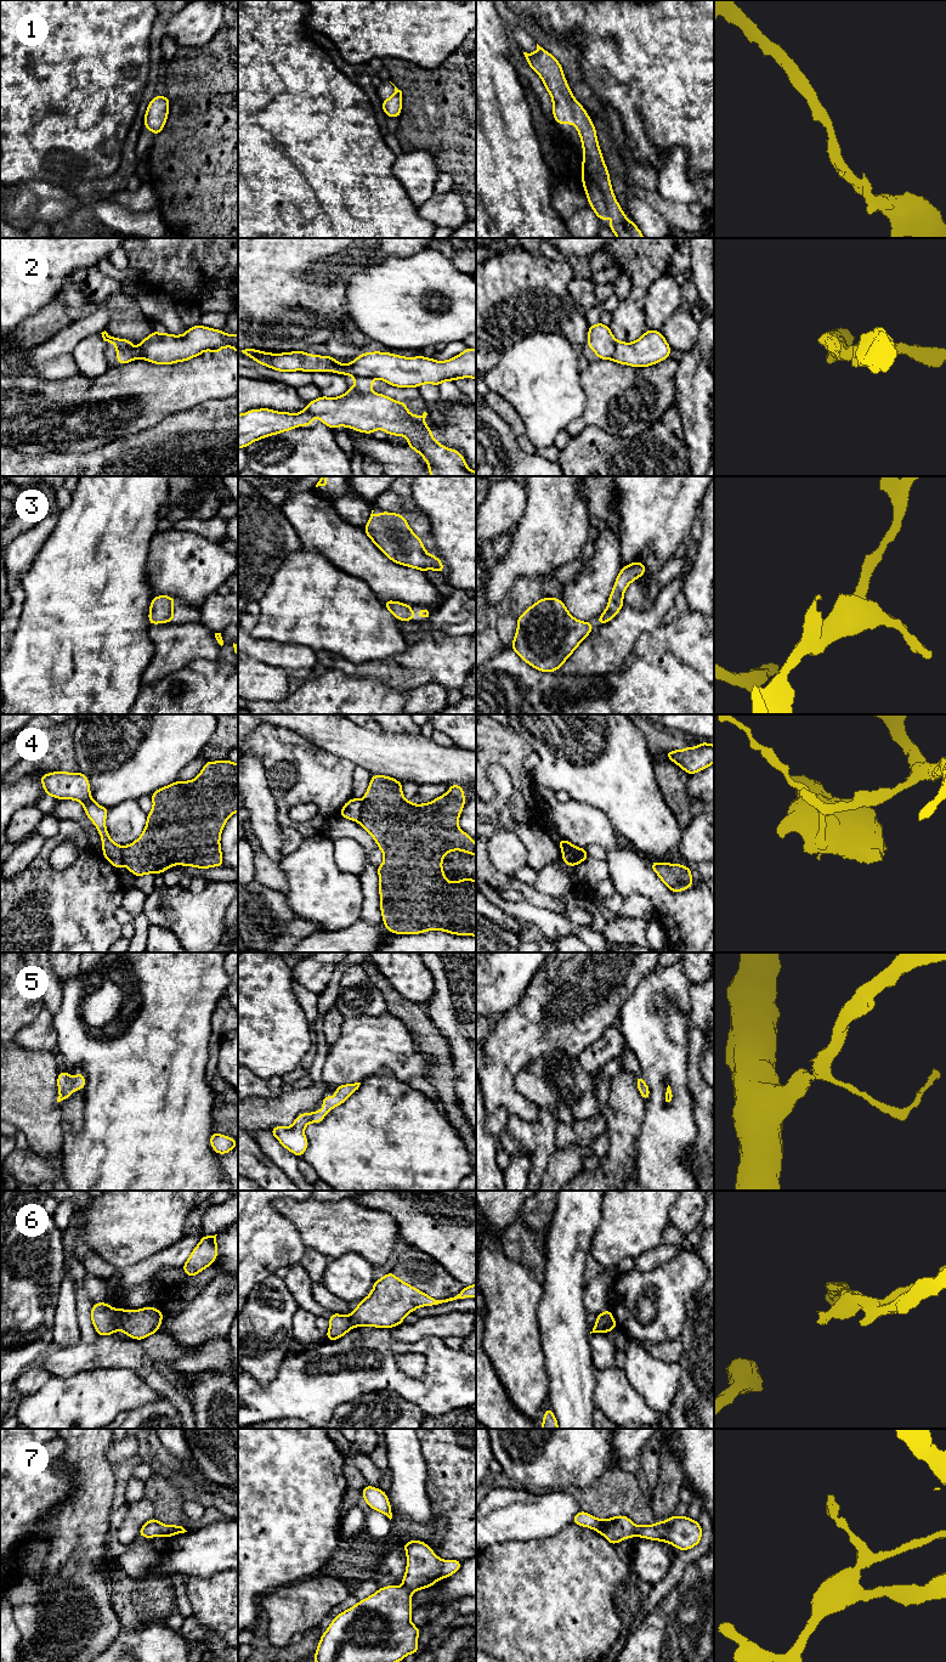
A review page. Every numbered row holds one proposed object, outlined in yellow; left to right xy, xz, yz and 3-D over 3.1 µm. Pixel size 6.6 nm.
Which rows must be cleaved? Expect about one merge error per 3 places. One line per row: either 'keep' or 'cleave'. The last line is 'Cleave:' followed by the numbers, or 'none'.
1: keep
2: cleave
3: keep
4: cleave
5: keep
6: cleave
7: cleave
Cleave: 2, 4, 6, 7

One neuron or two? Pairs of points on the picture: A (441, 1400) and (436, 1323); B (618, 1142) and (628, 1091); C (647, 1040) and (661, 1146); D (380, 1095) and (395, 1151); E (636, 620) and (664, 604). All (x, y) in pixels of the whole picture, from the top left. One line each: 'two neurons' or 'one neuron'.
A: two neurons
B: one neuron
C: one neuron
D: one neuron
E: one neuron

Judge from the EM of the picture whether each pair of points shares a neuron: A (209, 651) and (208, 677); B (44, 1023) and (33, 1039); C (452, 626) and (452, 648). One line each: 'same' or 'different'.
A: different
B: same
C: different

